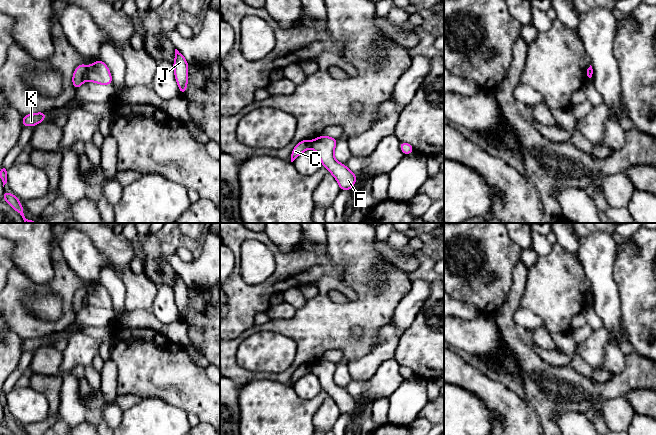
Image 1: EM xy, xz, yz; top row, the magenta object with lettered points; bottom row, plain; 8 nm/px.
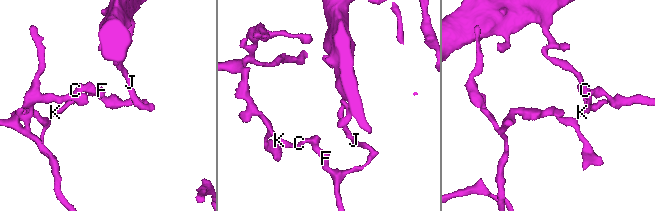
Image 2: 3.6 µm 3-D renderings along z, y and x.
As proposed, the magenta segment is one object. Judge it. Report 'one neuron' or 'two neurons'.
two neurons

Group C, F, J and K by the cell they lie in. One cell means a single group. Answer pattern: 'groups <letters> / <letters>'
groups C K / F J

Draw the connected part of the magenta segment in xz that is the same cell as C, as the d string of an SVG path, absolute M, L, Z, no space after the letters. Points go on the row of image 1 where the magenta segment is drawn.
M309 140L300 141L291 152L291 162L293 162L301 153L310 148Z

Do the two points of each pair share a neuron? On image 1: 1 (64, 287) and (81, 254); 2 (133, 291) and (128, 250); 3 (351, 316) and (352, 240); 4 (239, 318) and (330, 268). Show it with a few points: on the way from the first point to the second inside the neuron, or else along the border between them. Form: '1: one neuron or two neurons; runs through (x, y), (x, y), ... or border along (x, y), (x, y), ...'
1: two neurons; border along (60, 250), (67, 265), (87, 288)
2: one neuron; runs through (132, 281), (125, 273), (125, 260)
3: one neuron; runs through (362, 297), (362, 264), (359, 259)
4: one neuron; runs through (261, 295), (275, 281), (293, 269), (307, 268)

